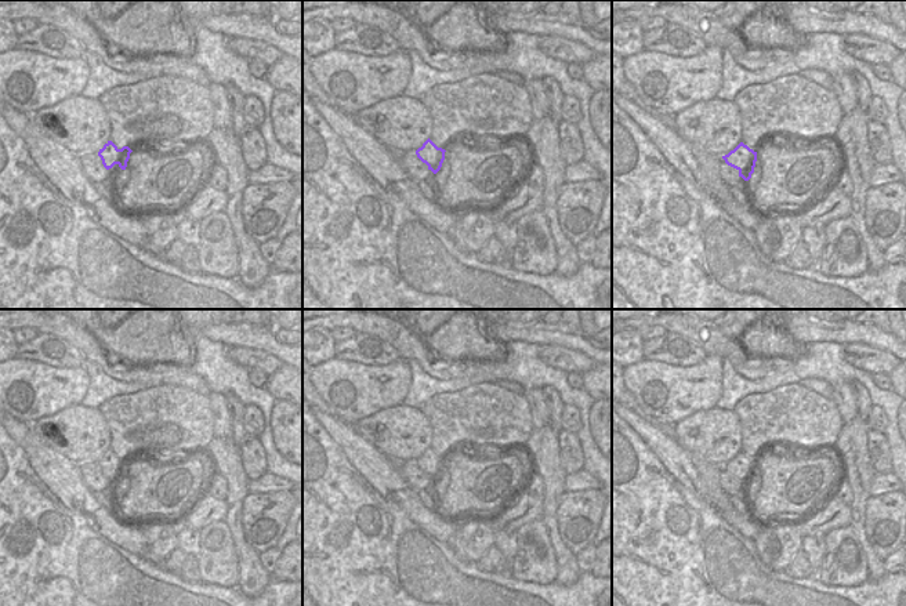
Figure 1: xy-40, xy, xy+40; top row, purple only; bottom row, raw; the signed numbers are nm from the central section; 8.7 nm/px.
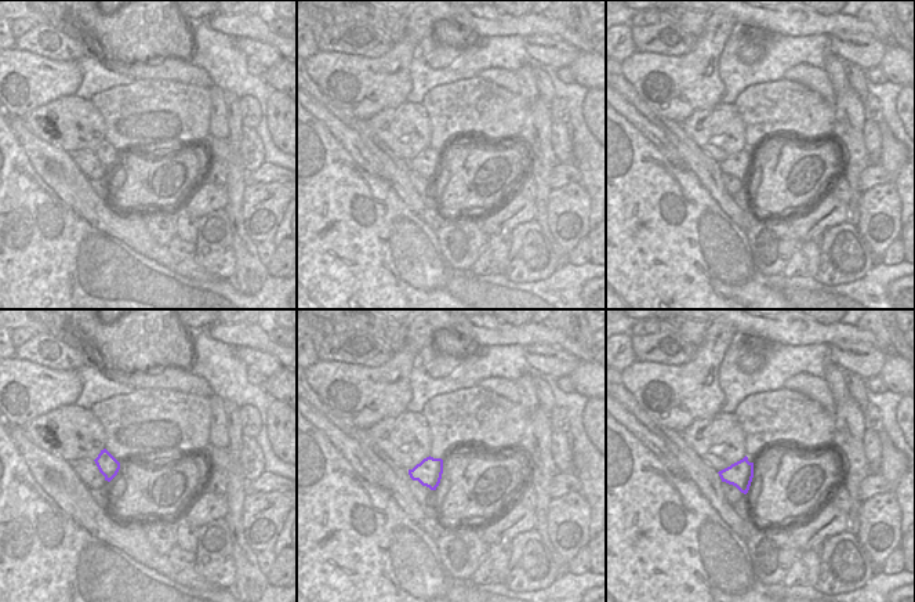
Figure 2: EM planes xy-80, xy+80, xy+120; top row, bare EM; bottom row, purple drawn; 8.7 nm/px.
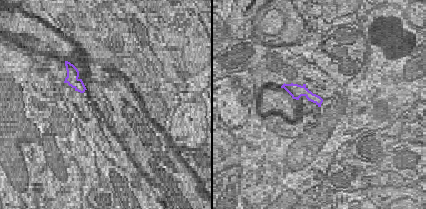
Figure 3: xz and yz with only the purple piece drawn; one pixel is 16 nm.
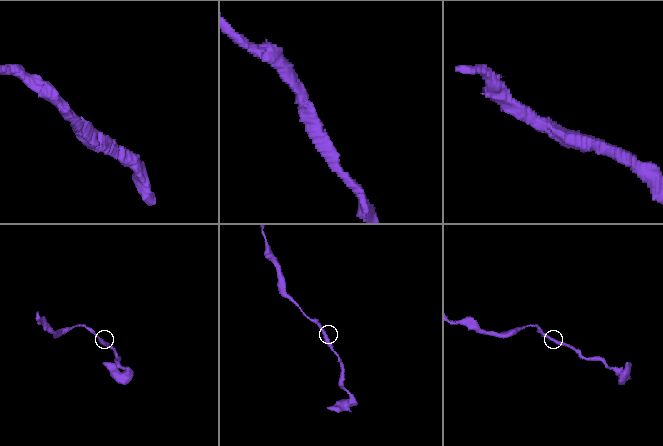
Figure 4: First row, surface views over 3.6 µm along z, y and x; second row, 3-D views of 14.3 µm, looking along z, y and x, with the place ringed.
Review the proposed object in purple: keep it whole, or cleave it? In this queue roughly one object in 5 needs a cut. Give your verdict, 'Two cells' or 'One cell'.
One cell

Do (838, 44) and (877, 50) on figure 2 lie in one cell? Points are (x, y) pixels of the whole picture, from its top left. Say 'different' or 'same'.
same

